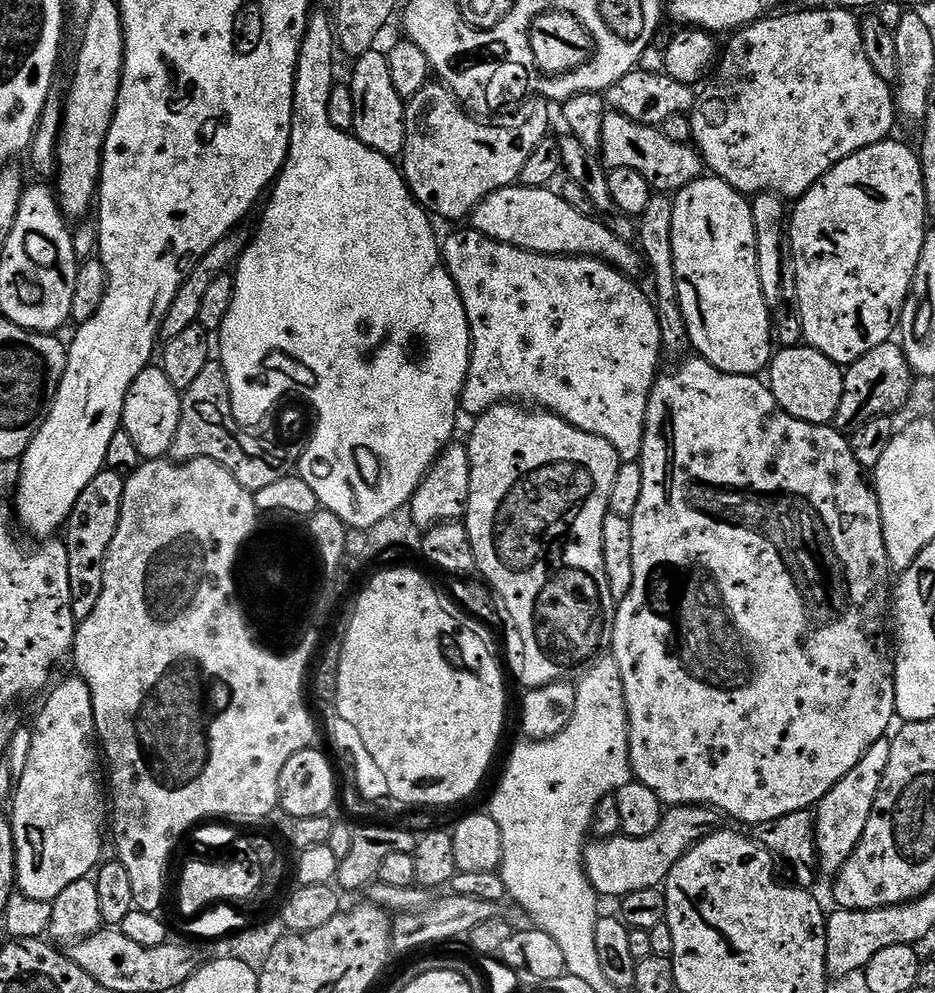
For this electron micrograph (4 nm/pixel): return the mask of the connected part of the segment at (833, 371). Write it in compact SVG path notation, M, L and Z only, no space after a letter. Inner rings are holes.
M788 344L788 352L782 352L772 368L774 376L774 386L780 399L777 405L783 408L789 415L798 417L811 424L831 425L836 414L841 397L846 391L844 387L844 375L842 368L838 368L833 362L833 357L829 353L820 352L805 344ZM792 362L799 362L802 367L802 378L799 382L800 388L790 397L790 382L792 382Z

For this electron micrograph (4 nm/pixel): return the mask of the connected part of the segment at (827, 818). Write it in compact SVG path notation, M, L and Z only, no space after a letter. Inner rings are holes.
M886 736L873 743L859 764L832 786L816 806L814 856L815 859L817 856L821 870L829 876L839 871L861 837L866 823L865 813L868 812L869 797L873 793L874 778L887 766L891 744L891 739Z

